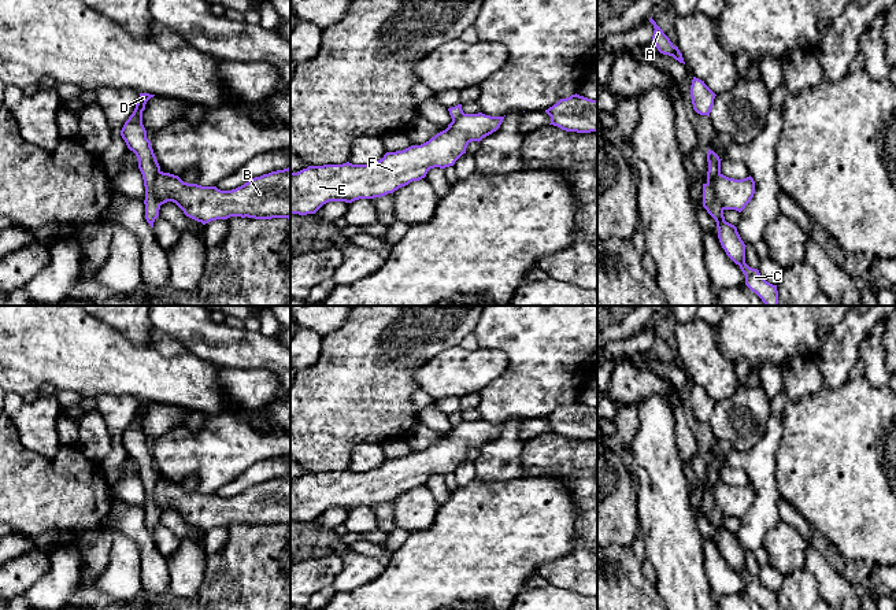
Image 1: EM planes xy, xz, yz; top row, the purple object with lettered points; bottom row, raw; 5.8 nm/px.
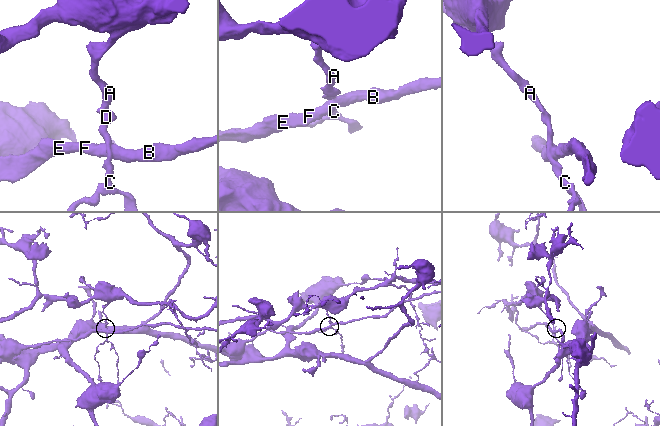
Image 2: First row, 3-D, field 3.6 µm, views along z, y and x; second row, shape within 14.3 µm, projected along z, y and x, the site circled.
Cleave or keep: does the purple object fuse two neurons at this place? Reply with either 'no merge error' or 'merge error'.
merge error

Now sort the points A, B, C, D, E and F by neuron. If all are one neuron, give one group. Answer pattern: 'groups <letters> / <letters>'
groups A C D / B E F

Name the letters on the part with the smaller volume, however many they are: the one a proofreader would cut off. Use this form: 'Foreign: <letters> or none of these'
Foreign: B, E, F

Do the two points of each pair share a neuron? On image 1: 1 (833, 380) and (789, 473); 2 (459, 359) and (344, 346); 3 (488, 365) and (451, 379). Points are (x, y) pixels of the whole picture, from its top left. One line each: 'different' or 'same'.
1: different
2: different
3: same

